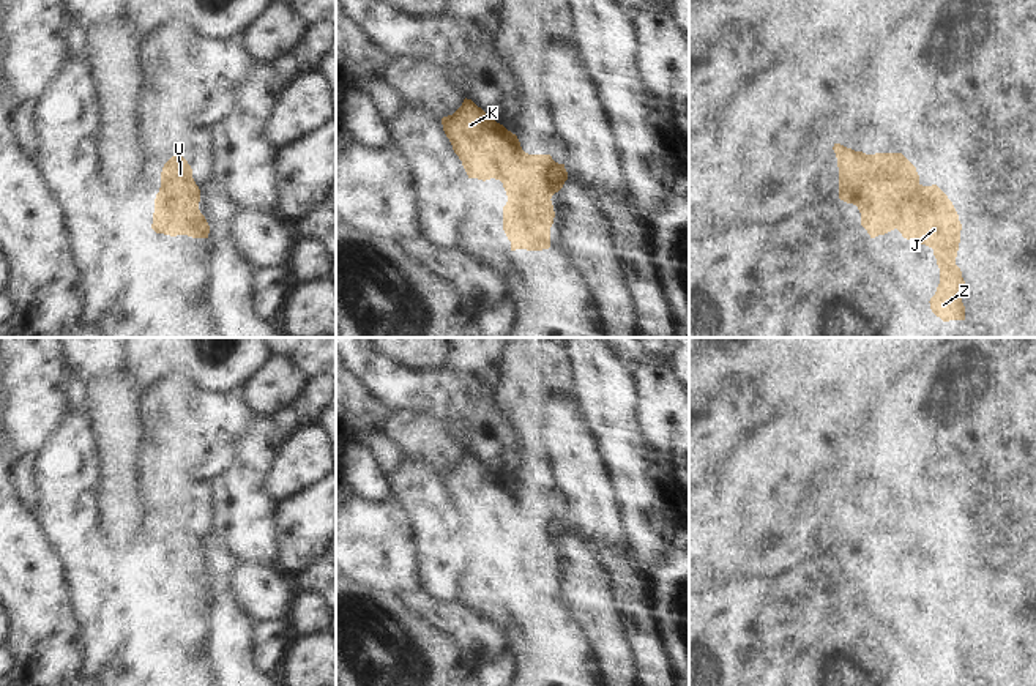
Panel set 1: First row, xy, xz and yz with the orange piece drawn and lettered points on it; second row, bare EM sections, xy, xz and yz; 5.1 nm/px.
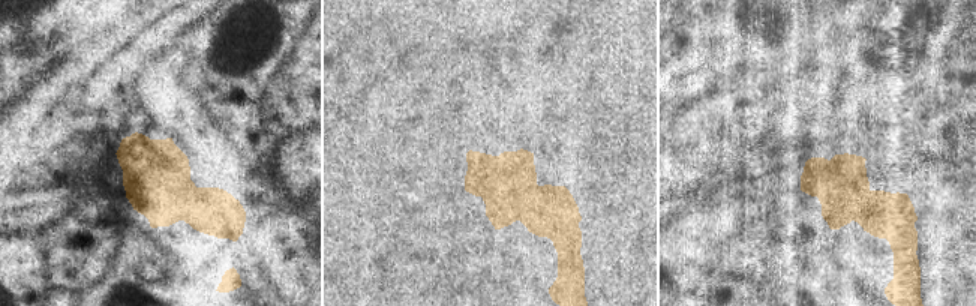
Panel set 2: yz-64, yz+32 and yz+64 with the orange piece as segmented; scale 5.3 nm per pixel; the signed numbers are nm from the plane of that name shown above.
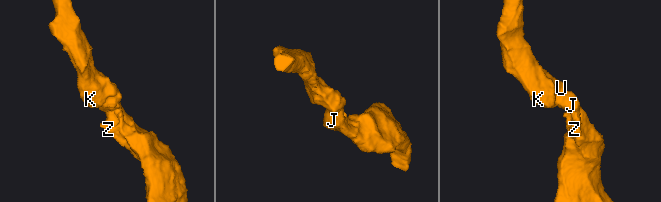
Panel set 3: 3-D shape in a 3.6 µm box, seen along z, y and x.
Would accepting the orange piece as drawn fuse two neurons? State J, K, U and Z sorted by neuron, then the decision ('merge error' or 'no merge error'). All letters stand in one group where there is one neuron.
groups J K U Z; no merge error

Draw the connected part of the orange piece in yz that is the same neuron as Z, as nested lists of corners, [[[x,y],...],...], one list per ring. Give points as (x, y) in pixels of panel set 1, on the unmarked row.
[[[834,497],[833,503],[839,520],[839,552],[858,560],[861,579],[870,591],[897,582],[904,591],[932,601],[940,621],[940,637],[929,654],[930,662],[943,675],[965,673],[965,634],[956,618],[962,577],[948,549],[937,538],[922,539],[916,520],[902,506],[866,508],[840,497]]]

